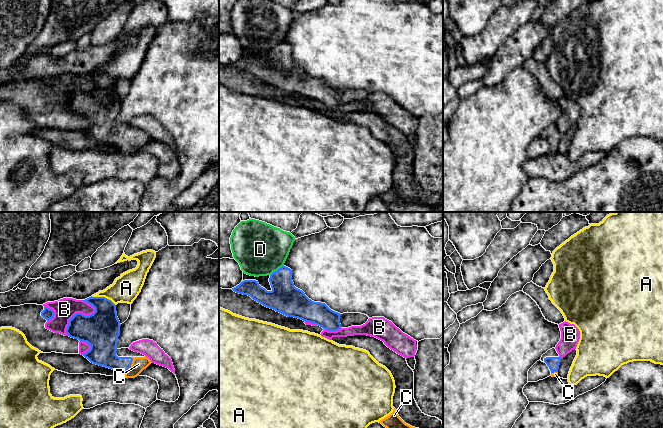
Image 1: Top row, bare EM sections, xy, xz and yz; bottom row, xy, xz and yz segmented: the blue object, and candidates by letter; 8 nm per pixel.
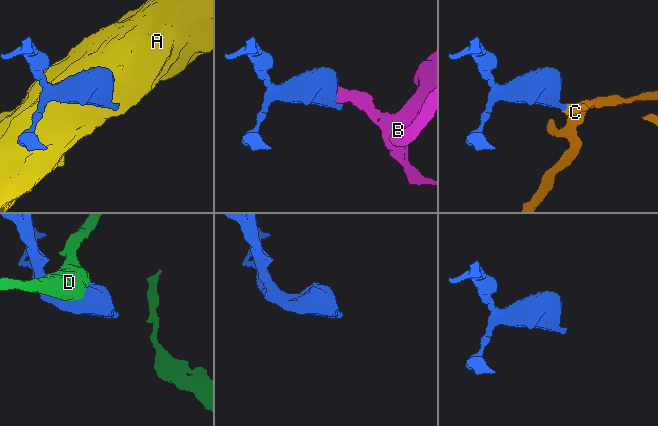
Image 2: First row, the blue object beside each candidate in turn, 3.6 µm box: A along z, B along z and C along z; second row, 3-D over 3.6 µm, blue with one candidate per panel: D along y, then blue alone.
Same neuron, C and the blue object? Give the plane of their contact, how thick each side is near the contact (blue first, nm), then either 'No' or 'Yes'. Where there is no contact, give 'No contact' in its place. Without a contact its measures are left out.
Touches blue in xy. Thickness 200 nm (blue) against 110 nm. Yes

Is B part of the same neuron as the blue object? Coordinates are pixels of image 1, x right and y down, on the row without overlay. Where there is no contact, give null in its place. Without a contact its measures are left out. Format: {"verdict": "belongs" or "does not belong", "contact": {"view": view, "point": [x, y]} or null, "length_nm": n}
{"verdict": "does not belong", "contact": {"view": "xy", "point": [77, 89]}, "length_nm": 320}

